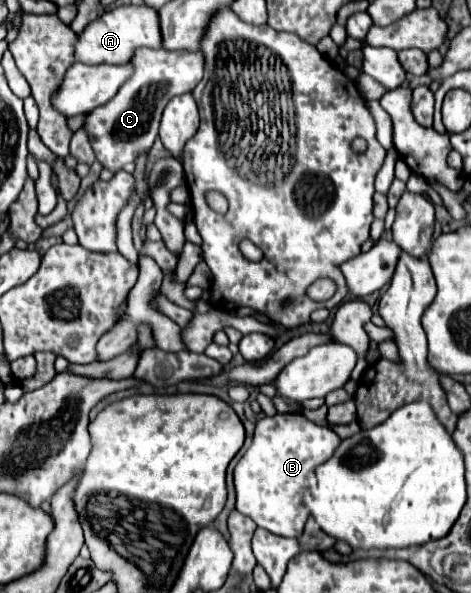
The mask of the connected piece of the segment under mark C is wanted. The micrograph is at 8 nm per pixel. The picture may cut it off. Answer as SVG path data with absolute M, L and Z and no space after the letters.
M139 48L133 56L135 72L117 92L117 96L93 110L87 120L85 128L91 138L91 146L95 150L97 160L103 168L111 172L119 172L123 164L135 162L137 154L149 150L157 138L159 120L167 102L175 96L191 92L203 78L205 58L197 52L169 52L169 50L153 50L153 48Z

